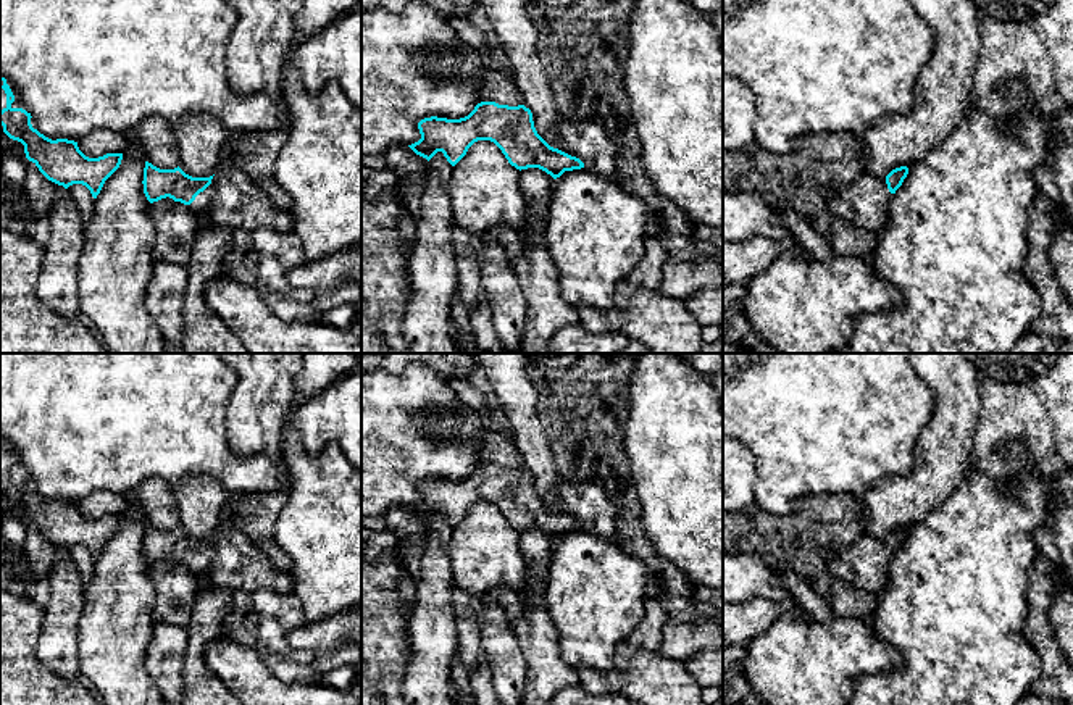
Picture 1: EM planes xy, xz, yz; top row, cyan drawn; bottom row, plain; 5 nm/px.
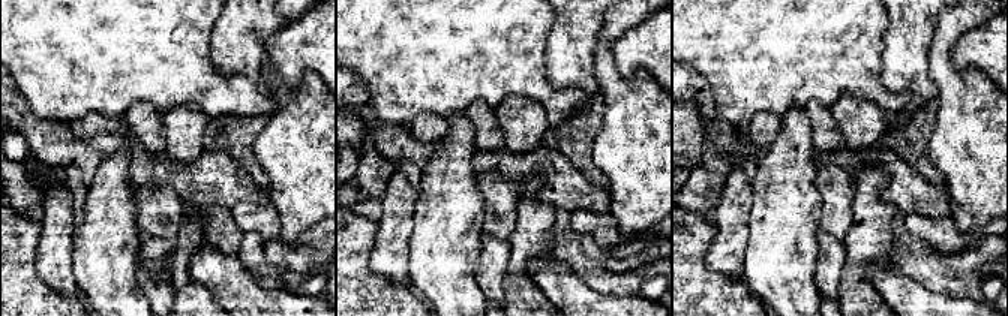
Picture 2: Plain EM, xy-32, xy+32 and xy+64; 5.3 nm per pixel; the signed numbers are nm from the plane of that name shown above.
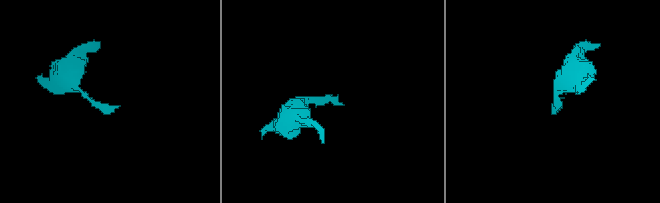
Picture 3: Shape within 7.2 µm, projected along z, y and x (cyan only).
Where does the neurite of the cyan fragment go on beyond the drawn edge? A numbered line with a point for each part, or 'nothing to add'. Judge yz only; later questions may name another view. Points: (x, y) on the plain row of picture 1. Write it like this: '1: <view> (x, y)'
1: yz (865, 565)

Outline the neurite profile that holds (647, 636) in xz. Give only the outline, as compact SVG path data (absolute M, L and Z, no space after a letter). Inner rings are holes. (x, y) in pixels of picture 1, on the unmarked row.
M647 597L642 619L624 642L636 650L658 652L663 626L670 619L666 610L657 600Z

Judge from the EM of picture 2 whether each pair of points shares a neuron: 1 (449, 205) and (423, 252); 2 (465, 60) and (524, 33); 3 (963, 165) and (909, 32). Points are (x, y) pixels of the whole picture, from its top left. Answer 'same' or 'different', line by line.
1: same
2: same
3: different

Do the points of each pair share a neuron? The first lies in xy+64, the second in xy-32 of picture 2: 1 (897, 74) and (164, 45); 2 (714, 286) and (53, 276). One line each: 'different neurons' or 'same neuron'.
1: different neurons
2: different neurons

